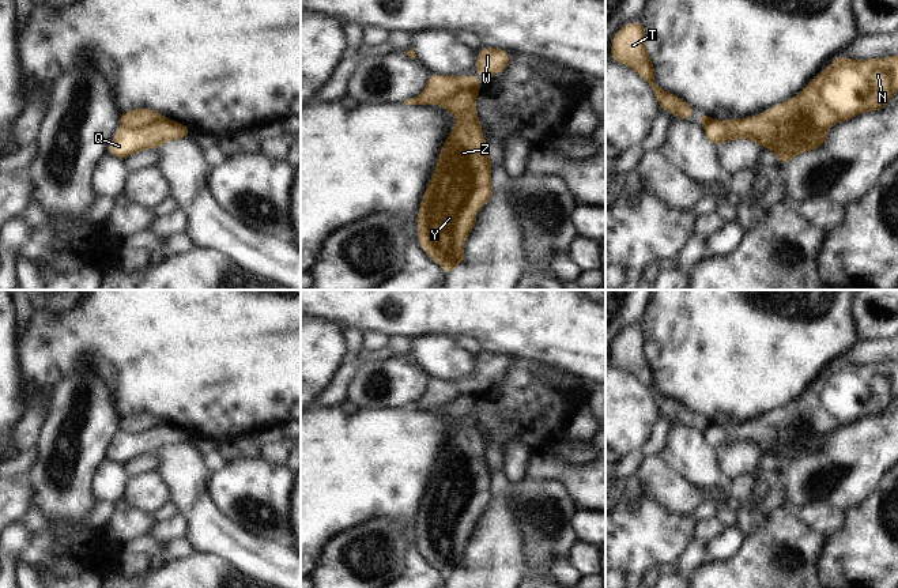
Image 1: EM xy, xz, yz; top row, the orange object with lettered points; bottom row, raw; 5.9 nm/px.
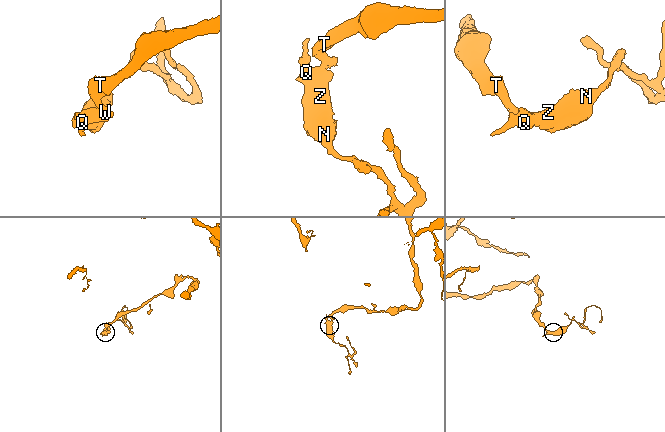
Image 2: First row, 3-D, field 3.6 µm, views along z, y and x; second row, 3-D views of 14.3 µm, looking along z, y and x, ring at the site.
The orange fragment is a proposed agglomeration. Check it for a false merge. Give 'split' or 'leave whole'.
split

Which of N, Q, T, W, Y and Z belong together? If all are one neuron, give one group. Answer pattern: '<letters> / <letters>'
N Q Y Z / T W

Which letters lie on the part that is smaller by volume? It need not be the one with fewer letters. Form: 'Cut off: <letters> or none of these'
Cut off: N, Q, Y, Z

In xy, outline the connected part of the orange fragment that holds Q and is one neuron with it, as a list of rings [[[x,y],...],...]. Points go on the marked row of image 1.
[[[171,118],[159,120],[142,129],[120,127],[107,147],[107,152],[125,159],[139,151],[159,148],[167,142],[184,139],[190,132],[189,127]]]

